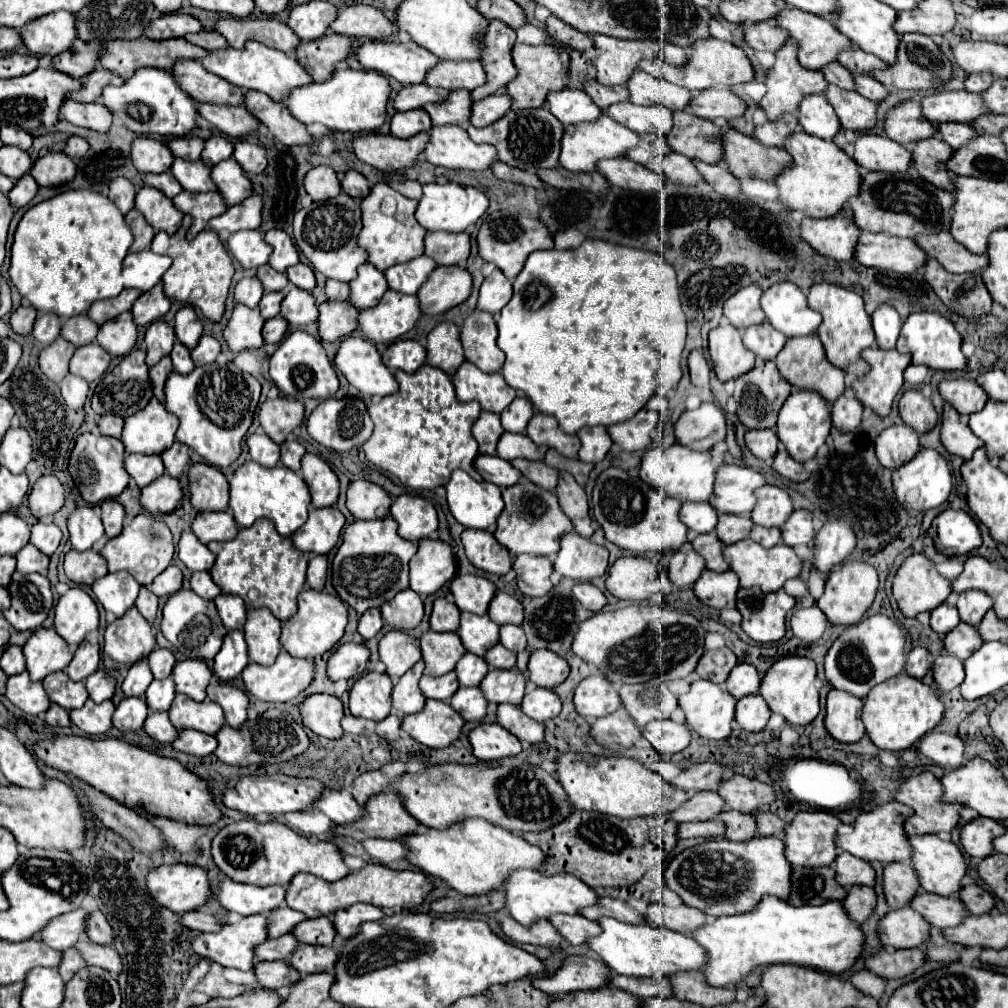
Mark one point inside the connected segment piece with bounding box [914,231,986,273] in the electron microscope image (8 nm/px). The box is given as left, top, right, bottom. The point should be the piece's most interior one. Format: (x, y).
(954, 257)

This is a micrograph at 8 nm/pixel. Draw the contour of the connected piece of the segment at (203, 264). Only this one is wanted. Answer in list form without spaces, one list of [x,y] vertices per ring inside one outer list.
[[[185,215],[181,227],[173,235],[160,231],[152,241],[152,251],[158,255],[167,255],[172,259],[170,269],[164,273],[164,293],[170,299],[178,299],[186,305],[194,305],[210,321],[220,321],[224,313],[224,303],[234,275],[232,257],[228,255],[224,243],[218,239],[218,233],[212,229],[200,231],[192,241],[187,241],[186,233],[192,223],[190,215]]]

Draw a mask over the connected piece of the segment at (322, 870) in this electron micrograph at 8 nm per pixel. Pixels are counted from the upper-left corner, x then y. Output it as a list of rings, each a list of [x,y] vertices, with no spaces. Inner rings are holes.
[[[242,819],[238,823],[230,823],[218,831],[212,841],[212,857],[214,863],[224,871],[232,881],[252,883],[252,885],[286,885],[296,873],[312,873],[322,877],[324,881],[338,881],[350,869],[342,863],[342,855],[332,843],[312,843],[306,837],[294,833],[290,827],[270,821],[256,823],[254,819]]]

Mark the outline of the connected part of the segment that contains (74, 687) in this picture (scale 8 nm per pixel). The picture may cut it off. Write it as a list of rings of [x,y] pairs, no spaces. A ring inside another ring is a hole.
[[[56,671],[48,677],[44,677],[44,689],[52,703],[62,705],[64,709],[78,709],[88,699],[88,691],[84,683],[74,683],[64,671]]]

